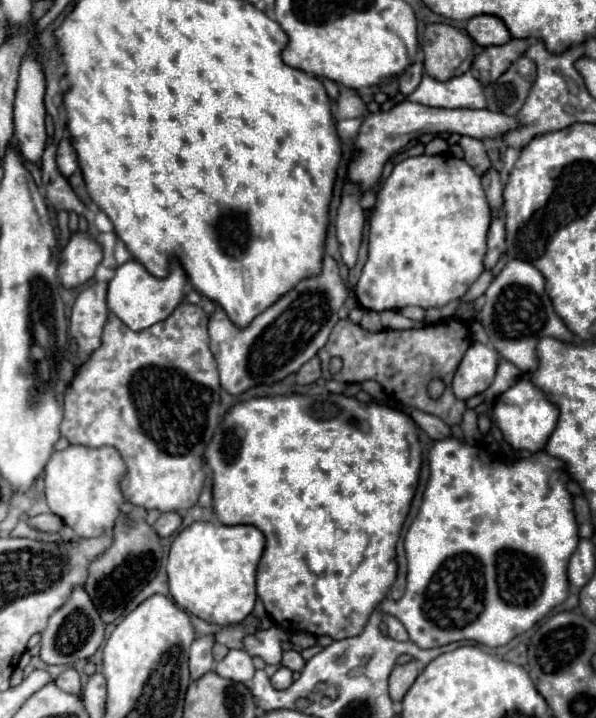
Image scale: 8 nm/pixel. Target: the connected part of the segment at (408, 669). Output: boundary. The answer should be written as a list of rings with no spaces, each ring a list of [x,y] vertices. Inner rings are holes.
[[[416,662],[396,666],[390,674],[390,698],[394,702],[400,702],[404,698],[404,694],[410,690],[410,686],[414,684],[418,674],[420,674],[420,666]]]

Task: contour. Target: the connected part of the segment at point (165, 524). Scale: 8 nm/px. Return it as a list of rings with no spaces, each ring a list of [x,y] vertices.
[[[164,512],[164,514],[156,520],[154,528],[156,528],[156,532],[158,532],[160,538],[166,538],[166,536],[170,536],[172,532],[176,532],[176,528],[178,528],[180,524],[182,524],[182,518],[180,518],[178,512]]]

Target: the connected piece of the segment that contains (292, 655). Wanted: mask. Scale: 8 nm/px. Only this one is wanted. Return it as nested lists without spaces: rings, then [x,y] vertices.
[[[288,650],[288,652],[284,652],[284,656],[282,656],[282,666],[286,666],[286,668],[290,668],[290,670],[302,670],[304,668],[304,664],[306,664],[306,660],[302,658],[302,654],[300,652],[296,652],[296,650]]]

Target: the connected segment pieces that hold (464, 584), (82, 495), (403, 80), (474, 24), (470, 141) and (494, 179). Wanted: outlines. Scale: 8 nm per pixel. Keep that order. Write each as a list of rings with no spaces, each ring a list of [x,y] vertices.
[[[452,436],[434,442],[428,462],[430,478],[422,506],[404,538],[408,558],[406,592],[398,602],[386,598],[378,610],[400,618],[408,628],[424,628],[426,624],[426,648],[460,640],[474,640],[490,648],[504,646],[518,634],[530,630],[568,596],[568,560],[576,552],[580,536],[572,496],[566,488],[570,480],[566,464],[544,450],[528,458],[518,458],[516,462],[504,462]]]
[[[68,446],[66,450],[54,452],[44,470],[44,494],[48,508],[60,516],[80,538],[98,538],[114,528],[120,508],[126,502],[120,486],[124,476],[126,464],[116,448]]]
[[[414,62],[414,64],[398,78],[398,82],[400,82],[400,92],[402,92],[404,96],[412,94],[412,92],[418,88],[420,78],[422,78],[422,64],[420,64],[420,62]]]
[[[474,16],[466,24],[466,32],[482,48],[506,44],[512,38],[508,28],[506,28],[506,24],[496,16]]]
[[[462,136],[460,138],[460,146],[464,150],[464,160],[474,168],[474,172],[478,176],[482,176],[490,168],[490,160],[488,160],[484,144],[480,140],[476,140],[476,138]]]
[[[490,168],[484,176],[482,176],[482,186],[484,186],[484,192],[488,196],[488,202],[492,206],[492,210],[502,210],[502,182],[500,182],[500,176],[494,168]]]

